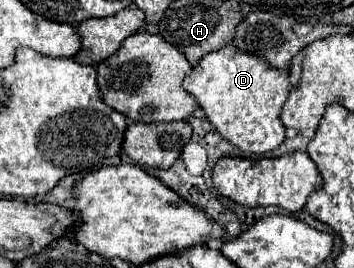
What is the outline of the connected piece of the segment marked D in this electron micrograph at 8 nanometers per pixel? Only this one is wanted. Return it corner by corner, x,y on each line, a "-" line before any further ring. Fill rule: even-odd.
233,45
207,53
193,73
183,81
183,87
205,109
207,119
219,135
249,155
263,155
277,149
285,141
285,127
279,119
281,107
293,89
289,73
271,67
253,53
245,53

